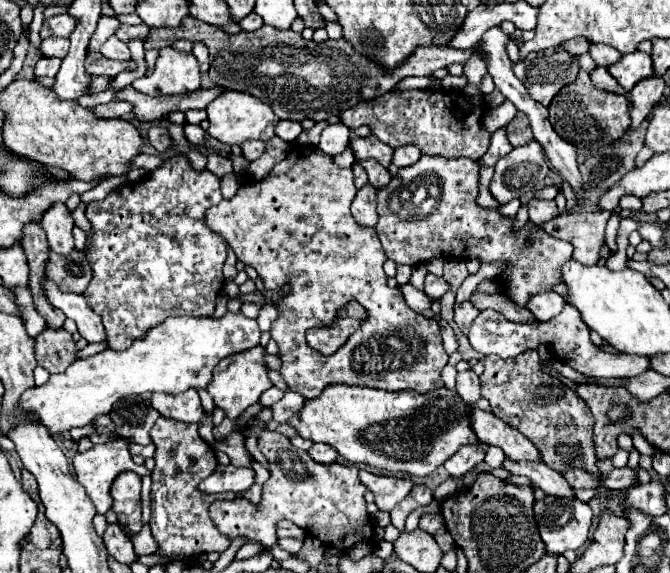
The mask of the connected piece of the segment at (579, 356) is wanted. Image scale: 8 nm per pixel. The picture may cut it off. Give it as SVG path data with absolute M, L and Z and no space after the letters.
M566 306L556 318L548 322L536 320L536 322L526 322L526 324L510 322L496 310L482 310L474 326L470 326L468 340L472 348L478 350L480 354L484 356L496 354L502 358L514 358L526 350L538 350L540 346L546 346L554 354L554 358L570 364L574 370L590 378L634 378L650 368L650 362L646 356L626 356L626 354L614 356L594 346L590 340L588 328L584 328L580 312L572 306Z

